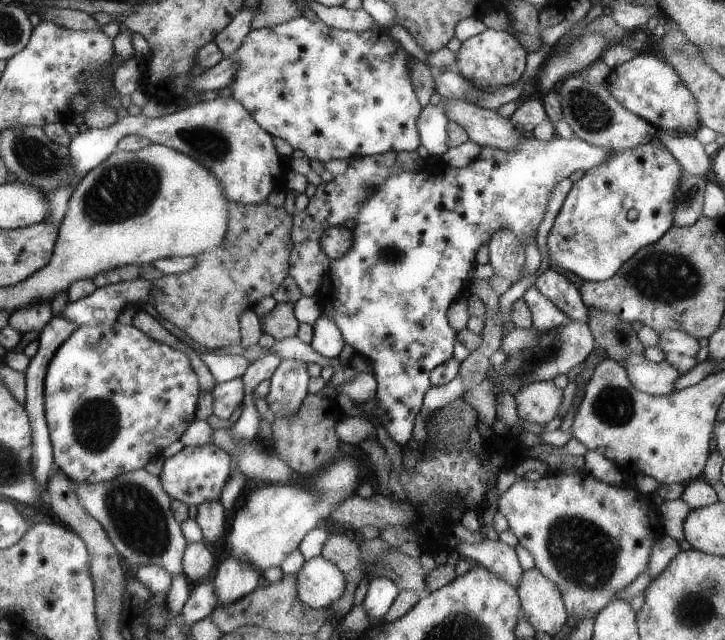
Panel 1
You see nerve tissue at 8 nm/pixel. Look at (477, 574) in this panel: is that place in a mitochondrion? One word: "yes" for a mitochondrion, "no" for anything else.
no

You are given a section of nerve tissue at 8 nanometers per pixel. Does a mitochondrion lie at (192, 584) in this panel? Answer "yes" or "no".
no

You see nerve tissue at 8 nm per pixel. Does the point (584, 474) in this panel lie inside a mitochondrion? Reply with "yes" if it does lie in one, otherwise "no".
no

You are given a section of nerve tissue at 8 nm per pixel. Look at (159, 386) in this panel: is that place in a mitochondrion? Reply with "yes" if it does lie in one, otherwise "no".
no

